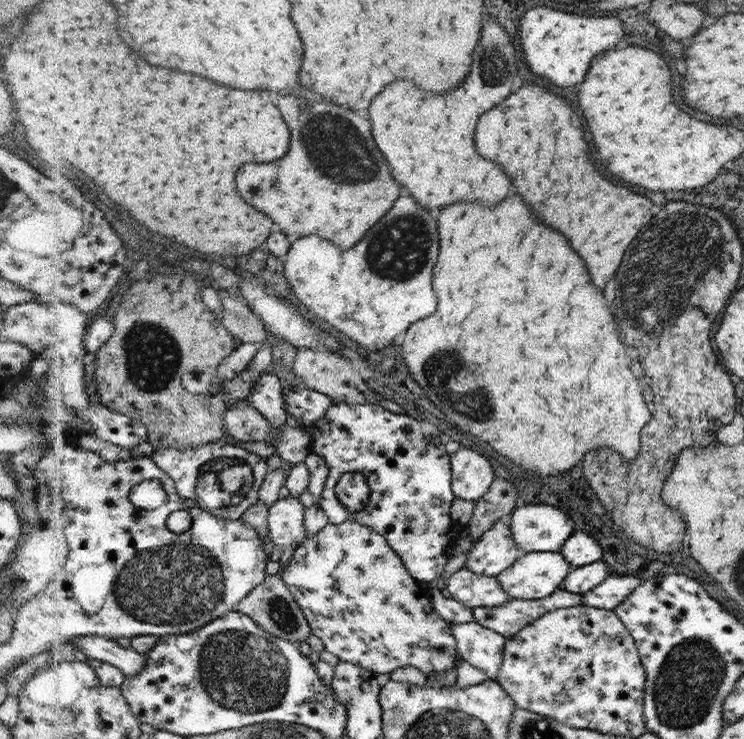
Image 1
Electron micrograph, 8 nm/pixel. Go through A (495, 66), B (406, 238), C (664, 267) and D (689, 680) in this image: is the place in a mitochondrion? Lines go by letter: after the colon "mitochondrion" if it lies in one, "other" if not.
A: mitochondrion
B: mitochondrion
C: mitochondrion
D: mitochondrion

